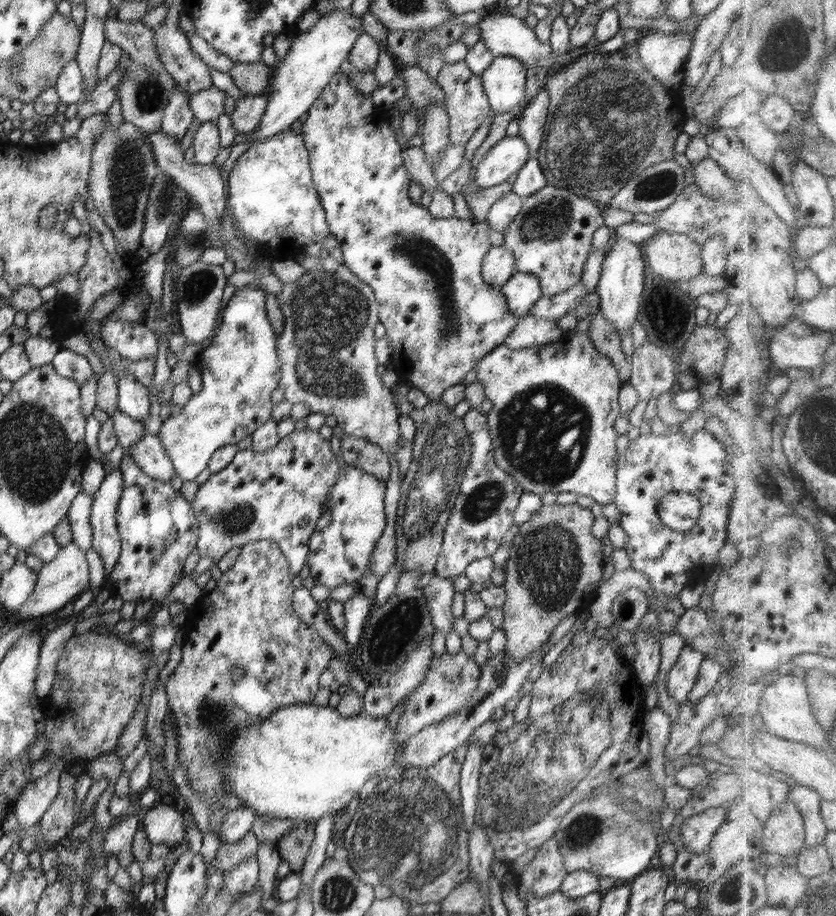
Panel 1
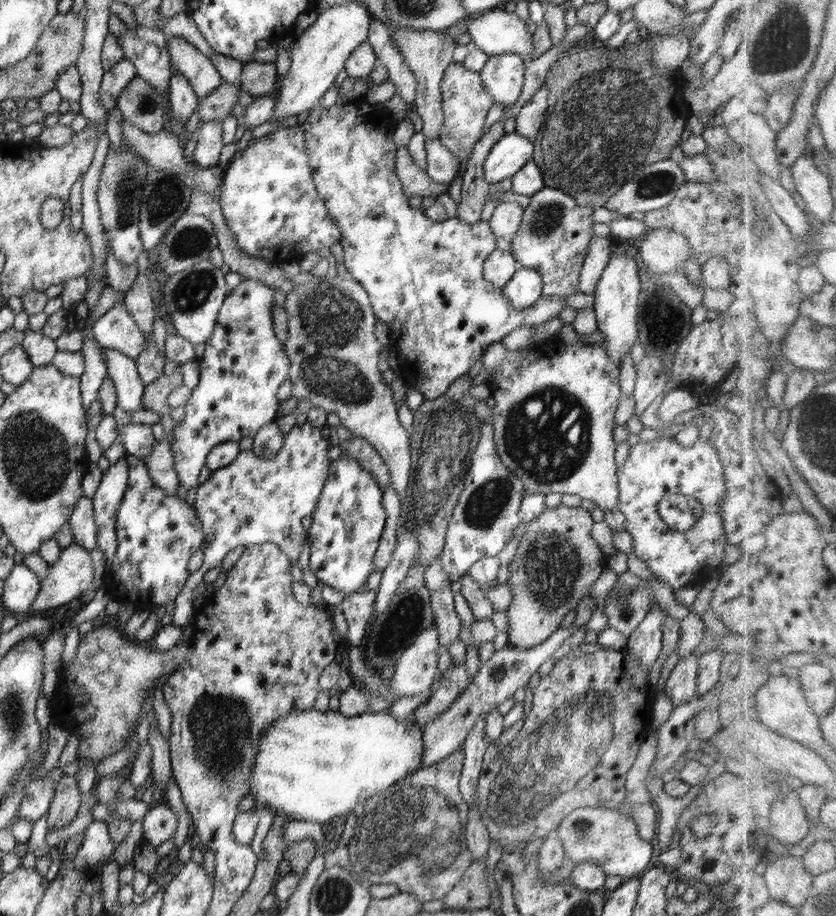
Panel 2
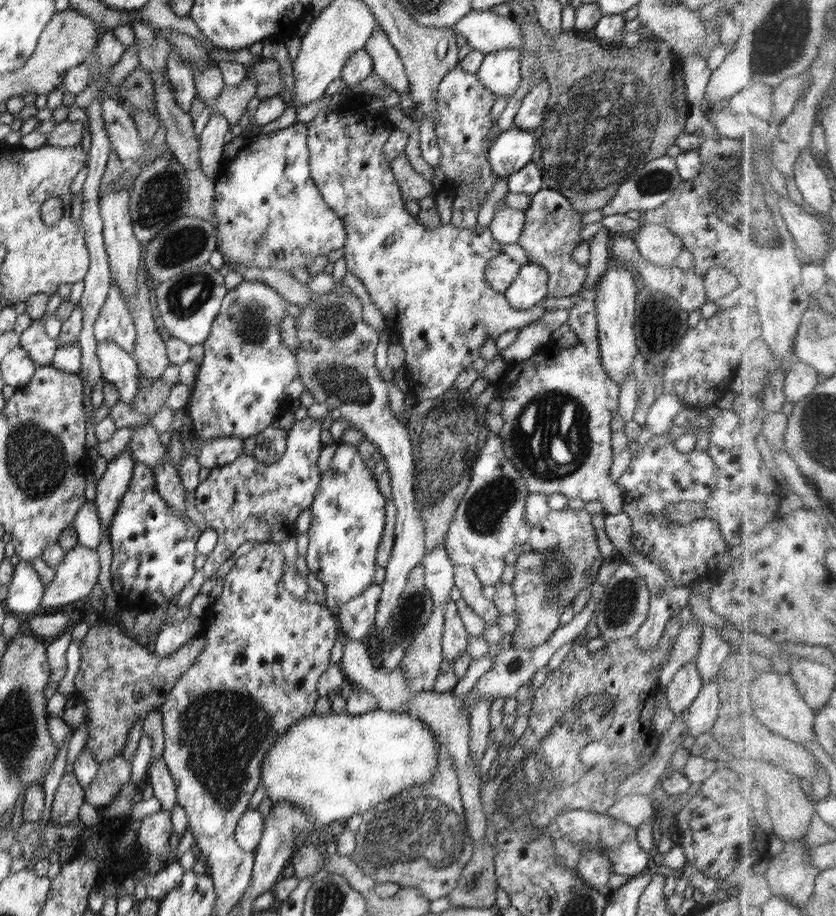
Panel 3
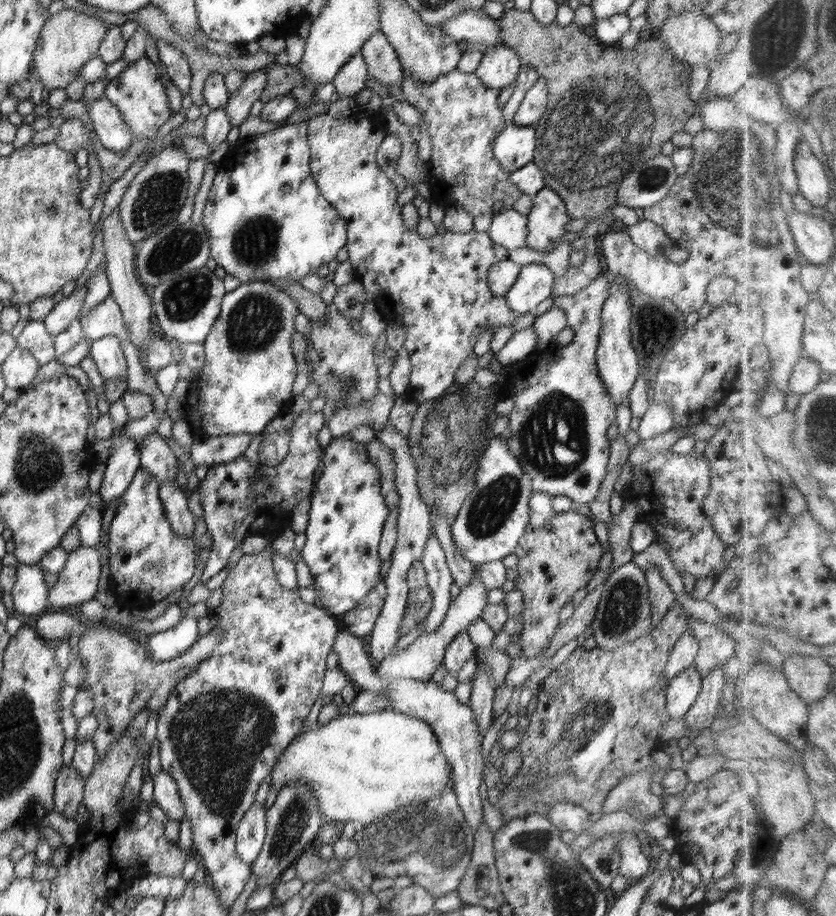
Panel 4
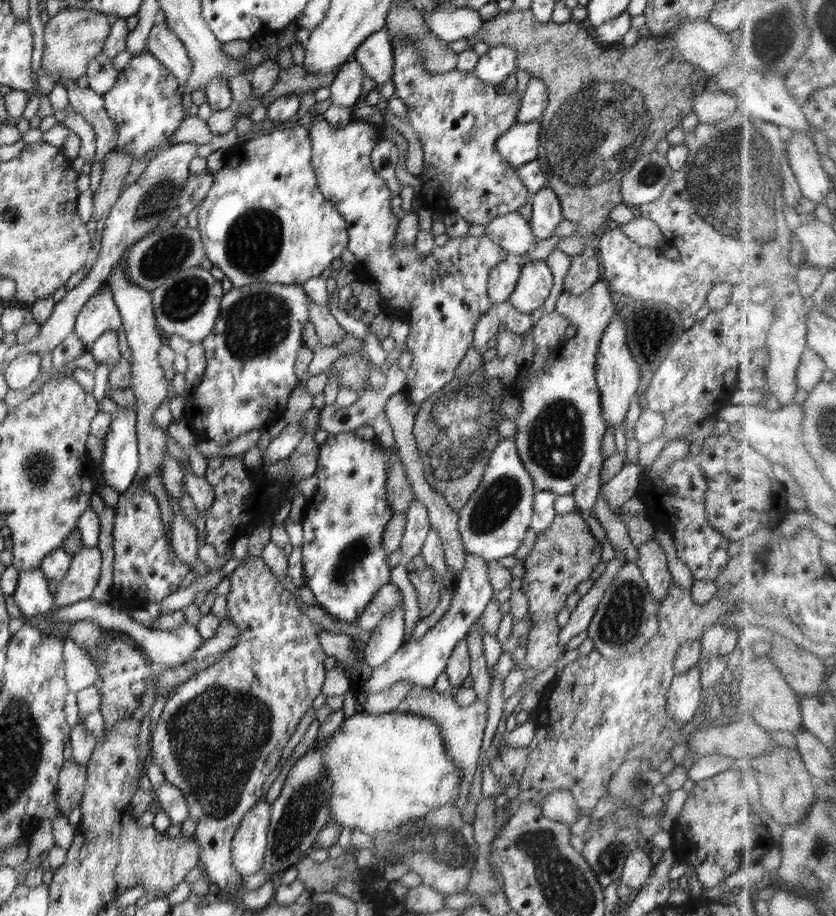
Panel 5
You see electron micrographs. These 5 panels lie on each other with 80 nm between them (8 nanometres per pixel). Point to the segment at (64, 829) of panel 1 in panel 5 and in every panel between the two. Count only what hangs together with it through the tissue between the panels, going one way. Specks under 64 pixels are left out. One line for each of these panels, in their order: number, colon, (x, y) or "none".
2: (63, 808)
3: (70, 794)
4: (68, 790)
5: (71, 782)

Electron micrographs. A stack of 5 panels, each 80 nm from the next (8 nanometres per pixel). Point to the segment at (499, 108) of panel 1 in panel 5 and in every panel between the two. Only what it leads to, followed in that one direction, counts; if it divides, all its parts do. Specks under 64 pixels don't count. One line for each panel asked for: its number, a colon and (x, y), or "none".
2: (503, 75)
3: (500, 71)
4: (499, 66)
5: (493, 67)

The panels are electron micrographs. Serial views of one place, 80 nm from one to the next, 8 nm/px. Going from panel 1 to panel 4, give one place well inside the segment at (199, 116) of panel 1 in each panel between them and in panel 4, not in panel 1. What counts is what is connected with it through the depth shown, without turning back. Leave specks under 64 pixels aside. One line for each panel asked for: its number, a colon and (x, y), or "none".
2: (217, 106)
3: (232, 103)
4: (239, 104)

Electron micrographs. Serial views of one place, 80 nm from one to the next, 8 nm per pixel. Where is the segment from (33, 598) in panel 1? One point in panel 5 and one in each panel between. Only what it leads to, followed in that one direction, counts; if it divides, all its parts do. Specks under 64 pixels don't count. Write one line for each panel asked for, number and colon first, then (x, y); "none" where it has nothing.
2: (71, 575)
3: (75, 578)
4: (77, 583)
5: (80, 581)

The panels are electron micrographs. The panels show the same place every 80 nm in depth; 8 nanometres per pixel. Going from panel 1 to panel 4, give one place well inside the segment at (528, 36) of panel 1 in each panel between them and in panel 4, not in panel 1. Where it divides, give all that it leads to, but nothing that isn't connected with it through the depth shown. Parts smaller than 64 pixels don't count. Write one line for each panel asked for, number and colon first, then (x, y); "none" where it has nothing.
2: (495, 32)
3: (486, 31)
4: (474, 26)

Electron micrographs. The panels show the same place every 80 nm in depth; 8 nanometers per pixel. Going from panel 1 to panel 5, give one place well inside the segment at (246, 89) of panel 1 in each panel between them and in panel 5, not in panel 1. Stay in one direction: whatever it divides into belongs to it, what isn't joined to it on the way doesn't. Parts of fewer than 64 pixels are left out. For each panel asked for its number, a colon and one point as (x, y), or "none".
2: (259, 79)
3: (267, 74)
4: (281, 79)
5: (294, 80)

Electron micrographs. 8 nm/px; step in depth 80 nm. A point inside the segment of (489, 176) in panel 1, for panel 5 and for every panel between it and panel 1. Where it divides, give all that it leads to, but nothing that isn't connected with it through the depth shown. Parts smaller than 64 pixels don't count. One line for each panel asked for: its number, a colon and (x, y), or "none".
2: (513, 151)
3: (513, 150)
4: (514, 148)
5: (519, 145)

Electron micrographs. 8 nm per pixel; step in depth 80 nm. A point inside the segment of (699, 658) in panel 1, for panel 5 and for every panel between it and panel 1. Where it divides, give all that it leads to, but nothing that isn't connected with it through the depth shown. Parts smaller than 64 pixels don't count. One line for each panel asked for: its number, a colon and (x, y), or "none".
2: (681, 687)
3: (681, 691)
4: (682, 690)
5: (684, 696)

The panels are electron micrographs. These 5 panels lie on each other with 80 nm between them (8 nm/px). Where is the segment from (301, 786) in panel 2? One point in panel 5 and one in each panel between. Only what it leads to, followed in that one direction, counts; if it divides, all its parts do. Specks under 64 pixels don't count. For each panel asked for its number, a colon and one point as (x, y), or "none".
3: (333, 766)
4: (360, 767)
5: (385, 770)

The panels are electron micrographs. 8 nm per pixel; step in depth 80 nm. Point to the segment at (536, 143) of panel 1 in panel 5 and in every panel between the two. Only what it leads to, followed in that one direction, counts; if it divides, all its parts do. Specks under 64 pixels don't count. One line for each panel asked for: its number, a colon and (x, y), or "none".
2: (531, 118)
3: (531, 115)
4: (533, 107)
5: (534, 101)

